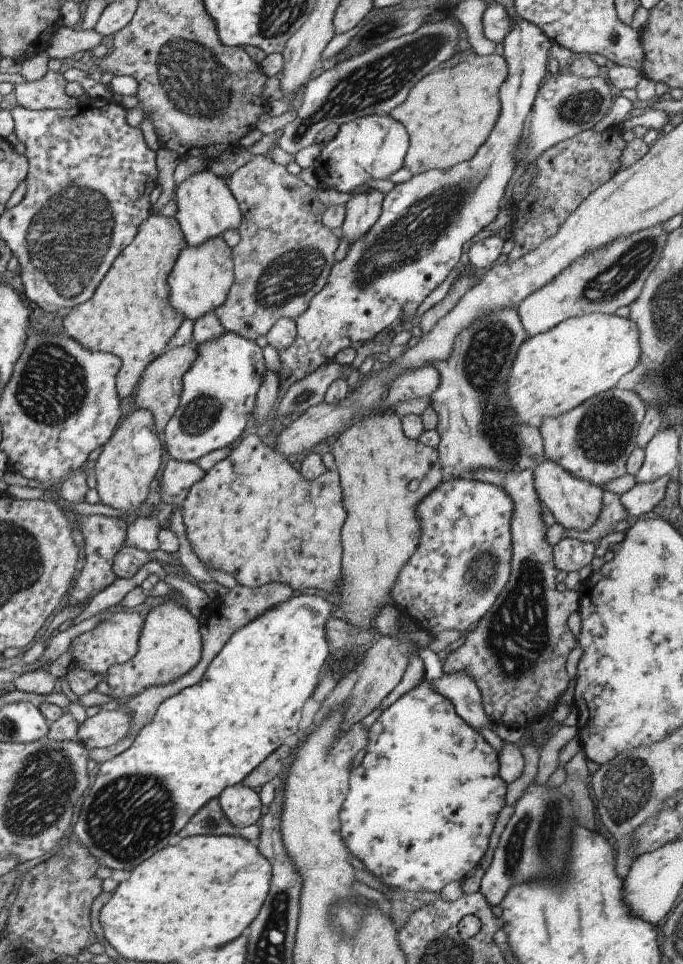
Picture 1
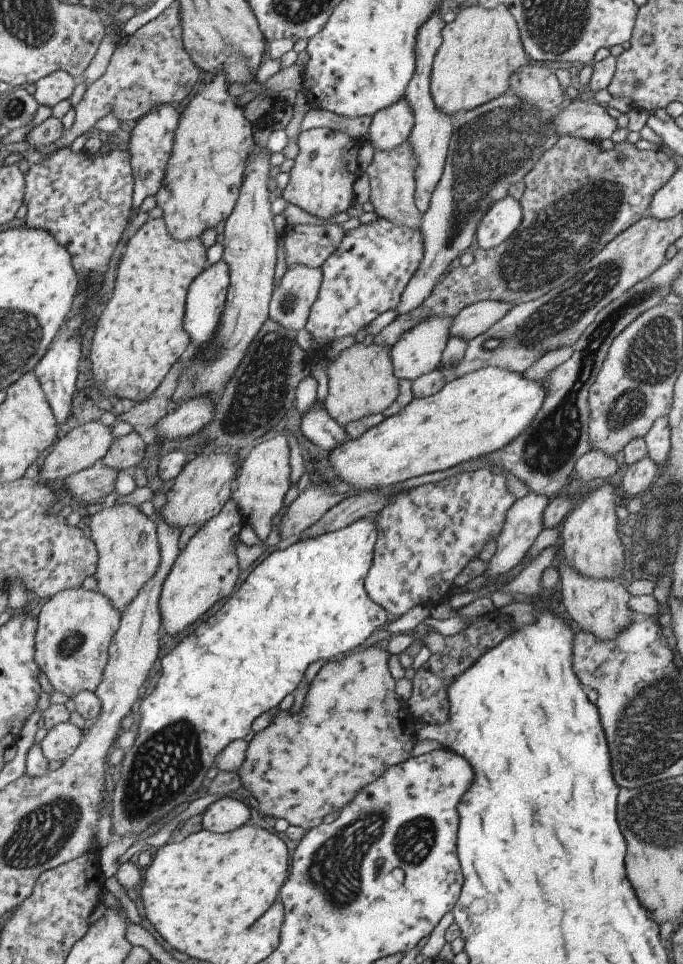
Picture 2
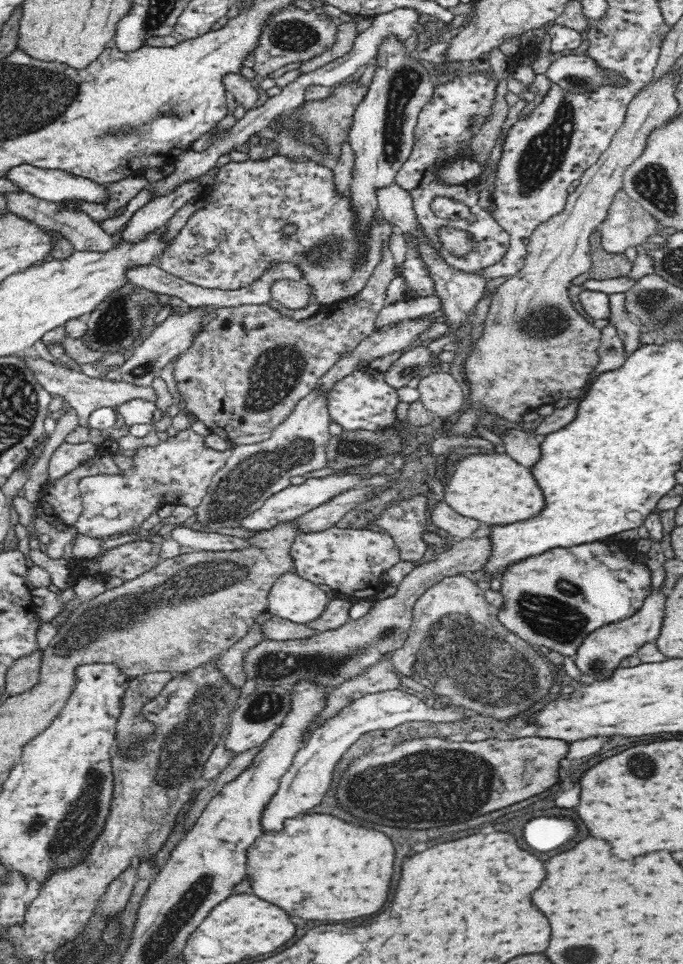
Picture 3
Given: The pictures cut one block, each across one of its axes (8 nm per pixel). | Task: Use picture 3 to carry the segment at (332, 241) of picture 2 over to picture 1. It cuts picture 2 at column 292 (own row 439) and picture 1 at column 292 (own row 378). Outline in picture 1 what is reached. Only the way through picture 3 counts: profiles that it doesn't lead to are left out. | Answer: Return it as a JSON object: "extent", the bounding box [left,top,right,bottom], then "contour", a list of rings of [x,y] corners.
{"extent":[214,156,340,341],"contour":[[[254,156],[249,163],[231,175],[228,179],[228,186],[241,208],[243,219],[241,220],[240,226],[238,226],[241,237],[239,243],[231,249],[233,256],[234,282],[228,291],[226,300],[214,311],[226,331],[232,331],[244,338],[255,341],[259,336],[267,334],[270,327],[273,325],[273,322],[276,322],[276,319],[279,319],[280,317],[290,317],[295,320],[296,317],[299,317],[300,314],[308,308],[312,297],[316,296],[316,293],[320,292],[320,290],[326,286],[326,281],[330,276],[331,268],[336,262],[334,260],[334,254],[336,254],[336,250],[338,250],[338,246],[340,246],[339,236],[336,234],[337,232],[323,224],[323,214],[326,212],[327,207],[320,199],[318,199],[316,189],[313,186],[308,186],[308,184],[300,177],[290,174],[284,165],[274,162],[268,156]]]}

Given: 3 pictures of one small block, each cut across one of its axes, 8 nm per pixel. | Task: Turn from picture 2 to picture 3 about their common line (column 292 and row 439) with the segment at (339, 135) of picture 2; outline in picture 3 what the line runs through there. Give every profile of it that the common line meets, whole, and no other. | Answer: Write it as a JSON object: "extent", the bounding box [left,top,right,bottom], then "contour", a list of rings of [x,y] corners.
{"extent":[73,429,231,538],"contour":[[[194,429],[178,431],[176,436],[162,438],[156,446],[140,446],[134,452],[132,467],[123,470],[122,474],[86,476],[79,482],[78,493],[82,497],[82,512],[78,520],[73,524],[77,532],[92,538],[115,537],[121,532],[127,533],[139,529],[140,524],[148,518],[154,510],[162,505],[175,504],[197,507],[206,496],[212,478],[220,470],[231,454],[231,449],[214,450],[206,446],[204,437],[196,433]]]}

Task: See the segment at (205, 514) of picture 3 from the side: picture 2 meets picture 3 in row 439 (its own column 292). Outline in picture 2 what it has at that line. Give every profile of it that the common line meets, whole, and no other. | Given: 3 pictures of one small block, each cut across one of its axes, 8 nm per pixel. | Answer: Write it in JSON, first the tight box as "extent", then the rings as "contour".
{"extent":[267,264,322,330],"contour":[[[286,264],[286,272],[281,277],[280,284],[273,290],[267,318],[288,330],[304,328],[322,279],[321,267]]]}

